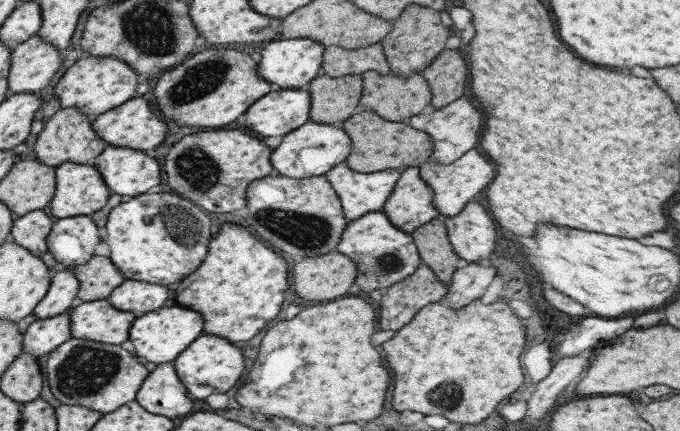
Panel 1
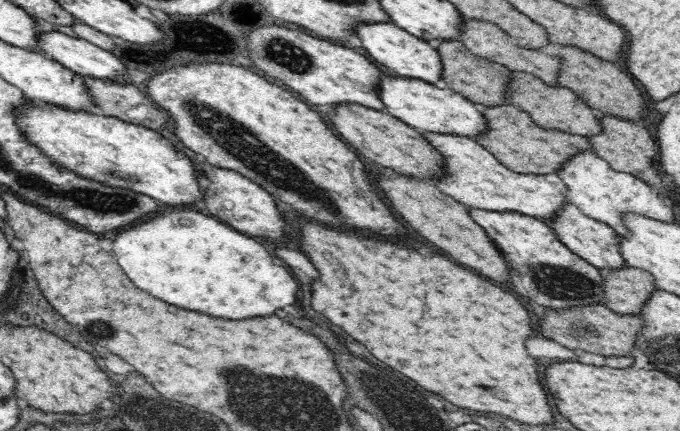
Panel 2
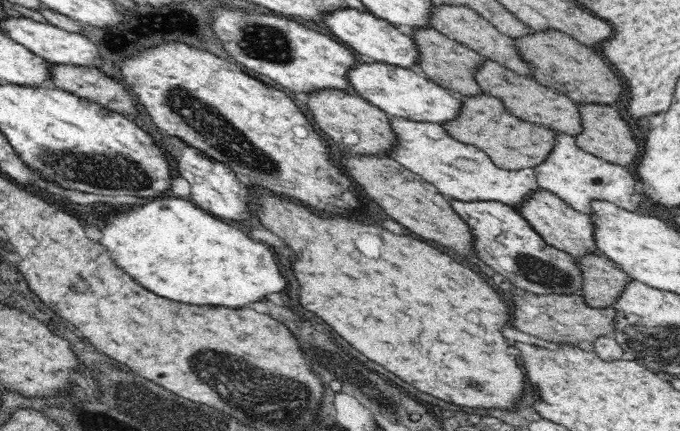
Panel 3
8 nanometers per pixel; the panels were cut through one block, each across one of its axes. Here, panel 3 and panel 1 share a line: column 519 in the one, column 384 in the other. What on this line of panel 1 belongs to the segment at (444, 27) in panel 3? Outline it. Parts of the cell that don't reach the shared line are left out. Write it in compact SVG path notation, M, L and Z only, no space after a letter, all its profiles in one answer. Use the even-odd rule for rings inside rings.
M376 42L354 49L343 49L339 45L324 47L319 74L338 77L350 74L361 75L368 70L375 70L382 75L390 73L381 43Z

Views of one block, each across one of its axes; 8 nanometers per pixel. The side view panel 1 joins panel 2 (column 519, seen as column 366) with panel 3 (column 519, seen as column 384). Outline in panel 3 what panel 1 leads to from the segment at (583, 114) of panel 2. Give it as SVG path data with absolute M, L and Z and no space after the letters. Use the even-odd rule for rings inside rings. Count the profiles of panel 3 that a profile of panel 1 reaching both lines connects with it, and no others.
M484 57L480 66L472 72L474 81L480 85L483 93L498 98L505 110L523 122L541 125L576 137L581 132L581 117L577 104L565 96L562 91L542 86L530 76L519 75L500 63Z

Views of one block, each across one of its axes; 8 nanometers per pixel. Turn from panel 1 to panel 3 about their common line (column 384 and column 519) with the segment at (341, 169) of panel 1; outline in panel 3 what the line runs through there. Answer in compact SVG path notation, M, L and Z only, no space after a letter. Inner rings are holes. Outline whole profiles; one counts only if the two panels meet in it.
M389 117L389 122L396 140L386 152L388 157L434 185L447 198L466 202L498 201L514 205L522 202L532 190L539 188L534 169L501 169L491 162L483 150L450 137L440 124L416 122L402 117Z

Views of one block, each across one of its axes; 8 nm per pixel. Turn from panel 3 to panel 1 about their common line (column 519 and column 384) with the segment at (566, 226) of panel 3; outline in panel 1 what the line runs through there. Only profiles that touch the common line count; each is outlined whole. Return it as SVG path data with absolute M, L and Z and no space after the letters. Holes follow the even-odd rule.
M418 166L400 170L399 180L380 210L398 230L406 233L439 215L433 205L431 189L419 177Z

